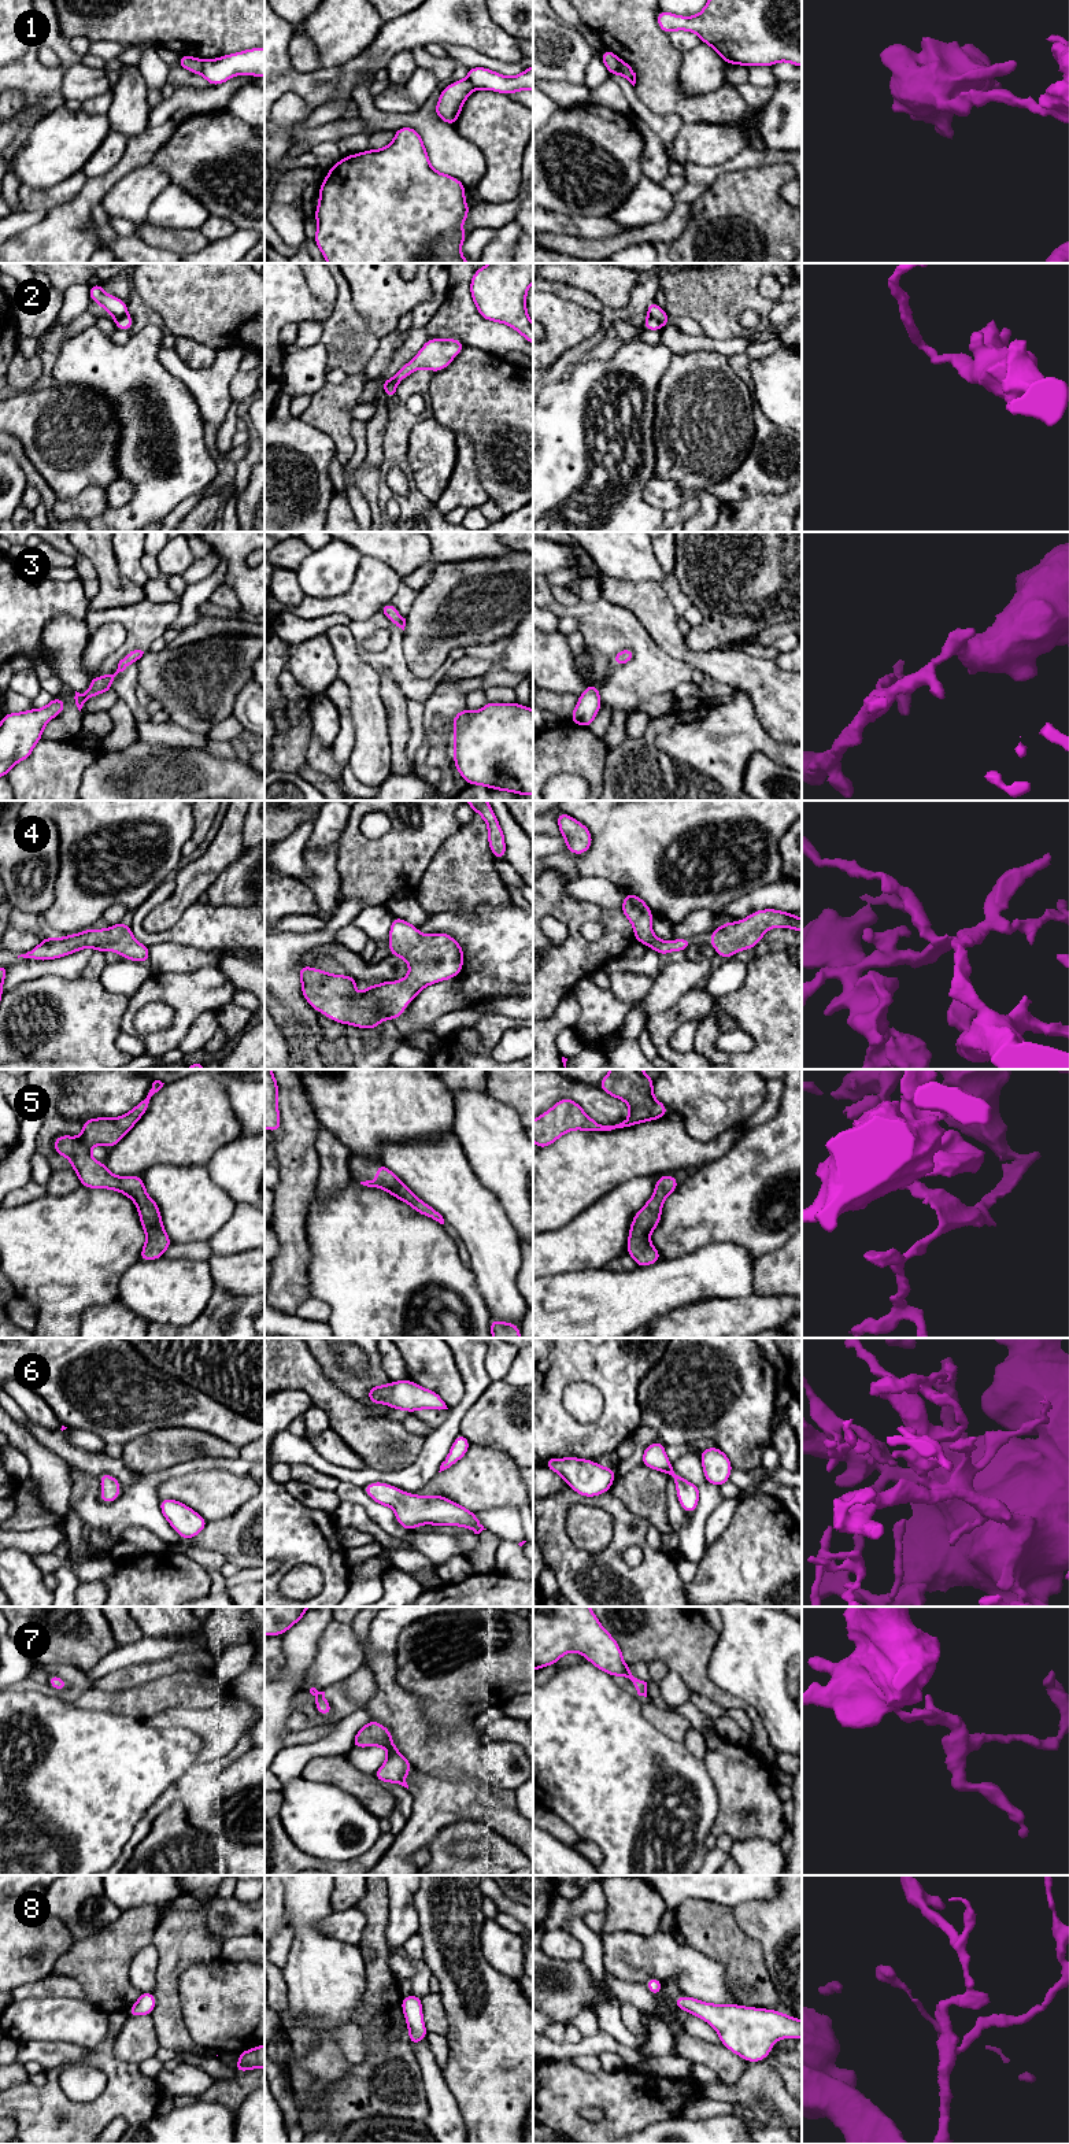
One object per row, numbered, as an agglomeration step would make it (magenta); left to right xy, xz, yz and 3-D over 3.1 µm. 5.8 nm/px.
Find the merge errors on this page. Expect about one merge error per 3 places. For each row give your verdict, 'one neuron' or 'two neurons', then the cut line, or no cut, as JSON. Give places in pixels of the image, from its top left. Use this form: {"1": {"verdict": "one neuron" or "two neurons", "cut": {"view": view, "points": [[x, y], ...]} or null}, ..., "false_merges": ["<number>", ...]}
{"1": {"verdict": "two neurons", "cut": {"view": "yz", "points": [[620, 61], [622, 74]]}}, "2": {"verdict": "two neurons", "cut": {"view": "yz", "points": [[648, 315], [653, 315], [662, 325]]}}, "3": {"verdict": "one neuron", "cut": null}, "4": {"verdict": "one neuron", "cut": null}, "5": {"verdict": "one neuron", "cut": null}, "6": {"verdict": "one neuron", "cut": null}, "7": {"verdict": "one neuron", "cut": null}, "8": {"verdict": "one neuron", "cut": null}, "false_merges": ["1", "2"]}

